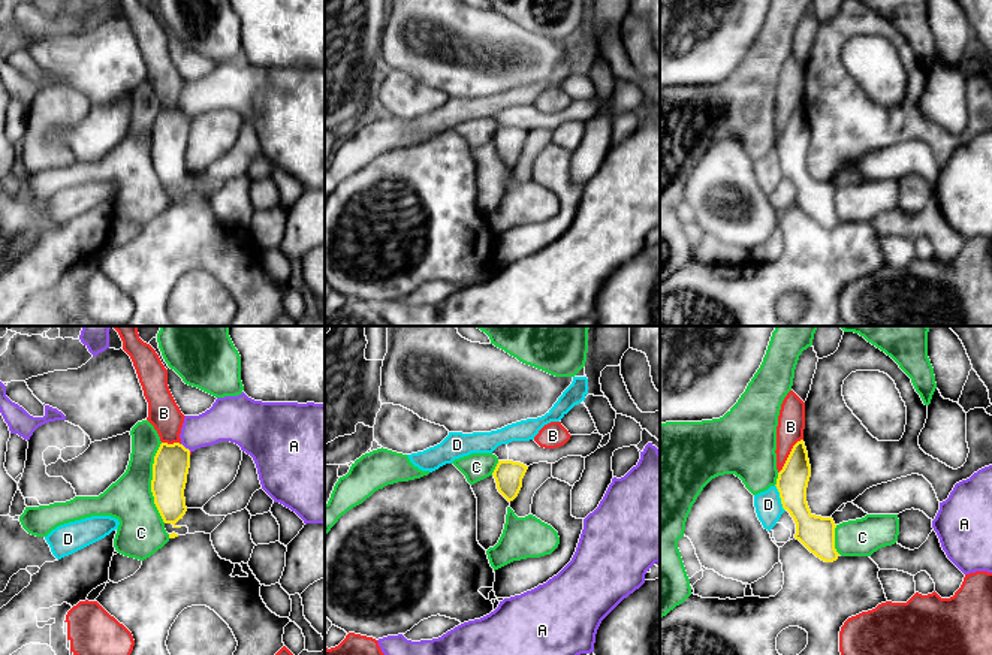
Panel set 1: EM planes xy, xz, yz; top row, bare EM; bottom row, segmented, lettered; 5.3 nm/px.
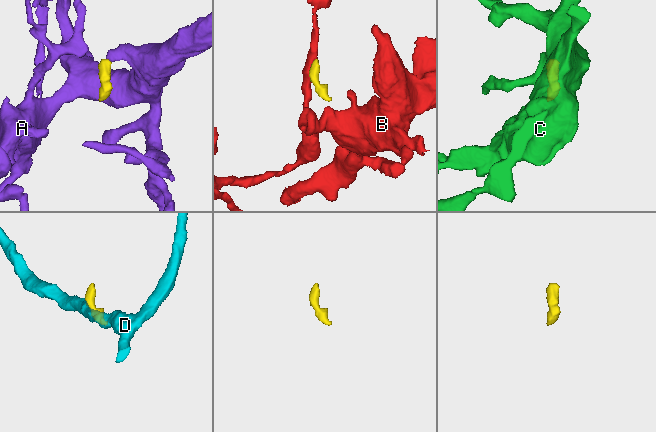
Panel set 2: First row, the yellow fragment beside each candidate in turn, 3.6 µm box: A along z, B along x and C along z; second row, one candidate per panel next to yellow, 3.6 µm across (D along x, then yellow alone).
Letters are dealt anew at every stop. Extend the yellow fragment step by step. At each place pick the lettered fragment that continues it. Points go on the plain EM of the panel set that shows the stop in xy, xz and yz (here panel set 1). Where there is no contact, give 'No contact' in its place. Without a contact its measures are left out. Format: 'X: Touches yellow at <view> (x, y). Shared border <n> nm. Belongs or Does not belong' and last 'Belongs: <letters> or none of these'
A: Touches yellow at xy (184, 112). Shared border 70 nm. Does not belong
B: Touches yellow at yz (789, 120). Shared border 240 nm. Does not belong
C: Touches yellow at xy (151, 148). Shared border 440 nm. Does not belong
D: Touches yellow at yz (780, 162). Shared border 150 nm. Does not belong
Belongs: none of these

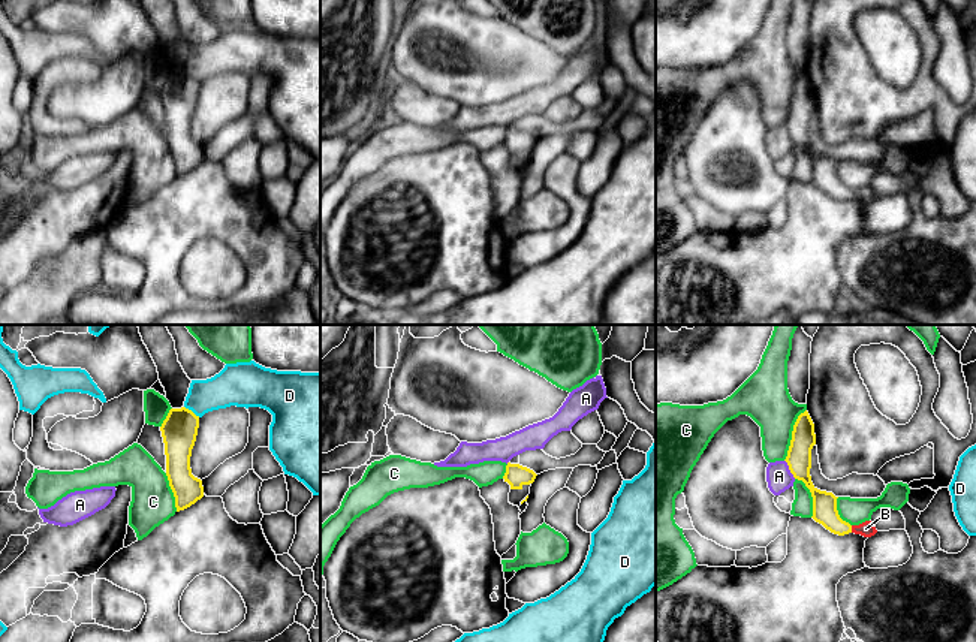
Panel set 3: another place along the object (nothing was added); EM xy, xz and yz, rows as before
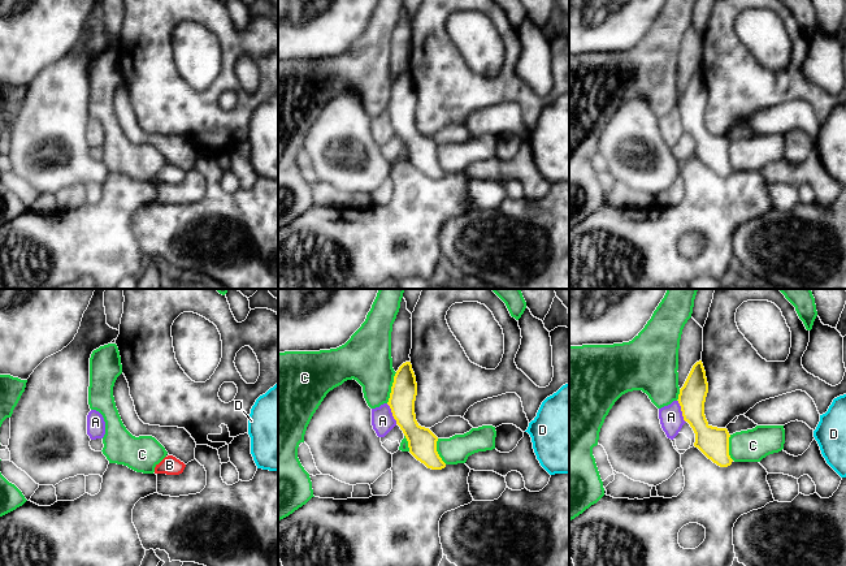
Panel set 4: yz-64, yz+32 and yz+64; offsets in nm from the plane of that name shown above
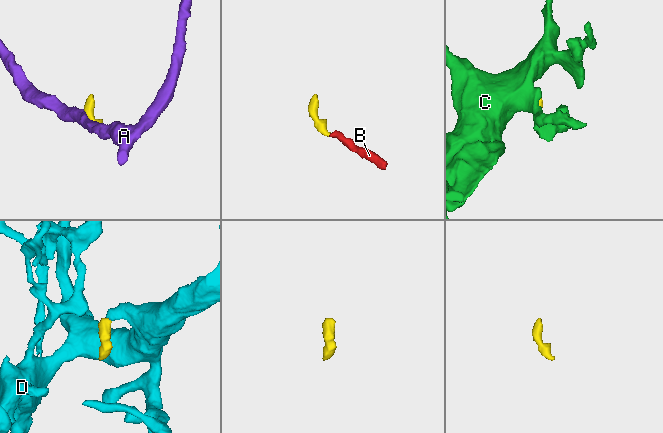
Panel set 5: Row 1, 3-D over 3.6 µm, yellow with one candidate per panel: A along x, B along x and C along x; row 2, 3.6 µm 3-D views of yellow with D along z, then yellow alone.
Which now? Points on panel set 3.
A: Touches yellow at yz (789, 133). Shared border 120 nm. Does not belong
B: Touches yellow at yz (851, 193). Shared border 40 nm. Belongs
C: Touches yellow at yz (792, 99). Shared border 300 nm. Does not belong
D: Touches yellow at xy (190, 75). Shared border 110 nm. Does not belong
Belongs: B

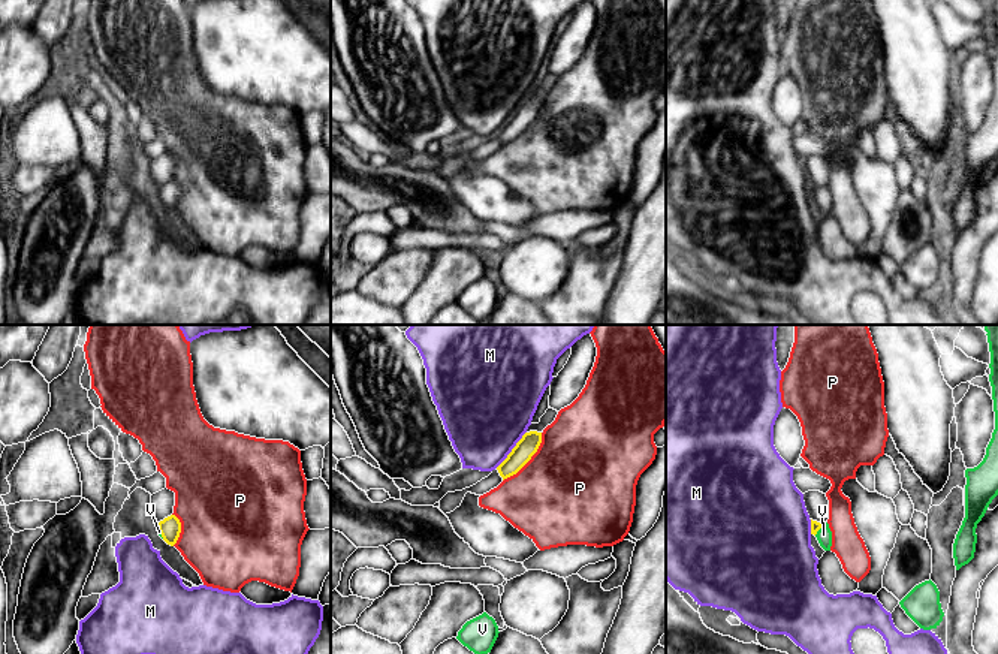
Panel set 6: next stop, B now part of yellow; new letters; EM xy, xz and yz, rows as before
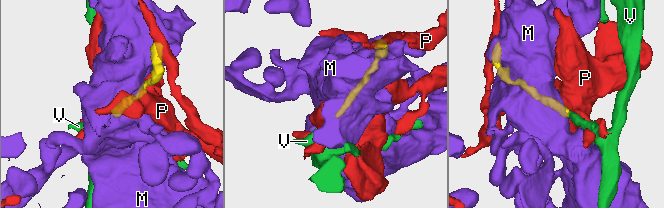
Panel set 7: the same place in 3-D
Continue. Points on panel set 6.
M: Touches yellow at xz (512, 114). Shared border 260 nm. Does not belong
P: Touches yellow at xz (528, 124). Shared border 340 nm. Does not belong
V: Touches yellow at yz (820, 192). Shared border 80 nm. Belongs
Belongs: V

